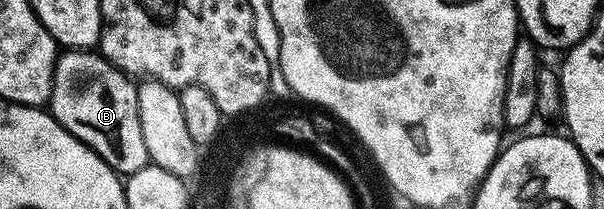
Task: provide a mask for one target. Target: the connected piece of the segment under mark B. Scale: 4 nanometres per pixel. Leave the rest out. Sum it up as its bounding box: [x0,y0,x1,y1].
[49,49,149,177]

